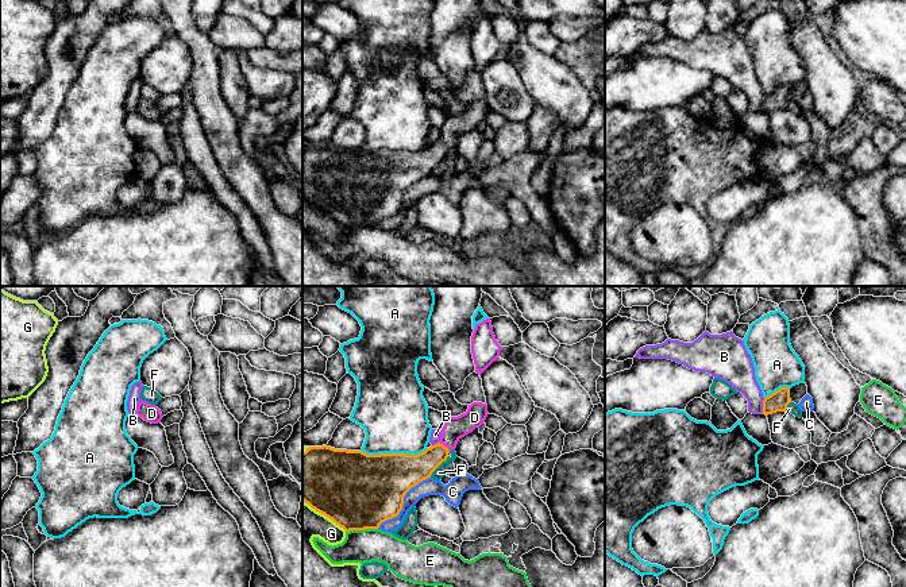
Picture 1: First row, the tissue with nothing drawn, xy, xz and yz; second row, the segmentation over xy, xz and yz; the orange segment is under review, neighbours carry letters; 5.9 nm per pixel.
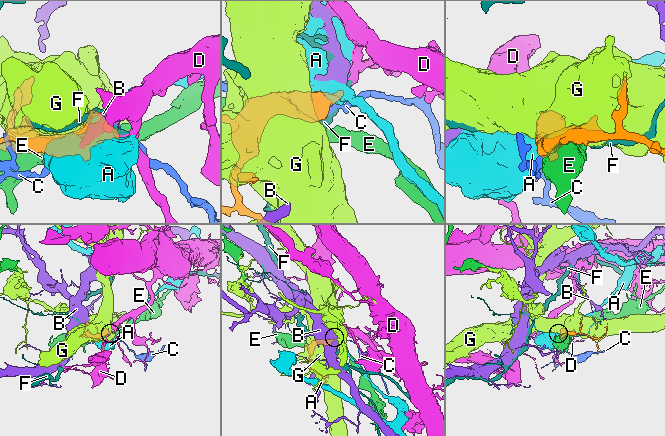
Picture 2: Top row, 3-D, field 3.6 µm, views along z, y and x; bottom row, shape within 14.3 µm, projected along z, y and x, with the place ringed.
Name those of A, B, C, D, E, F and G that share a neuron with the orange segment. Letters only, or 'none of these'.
D

